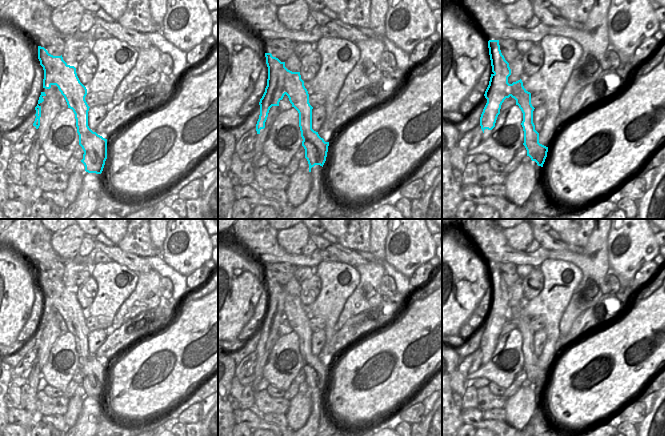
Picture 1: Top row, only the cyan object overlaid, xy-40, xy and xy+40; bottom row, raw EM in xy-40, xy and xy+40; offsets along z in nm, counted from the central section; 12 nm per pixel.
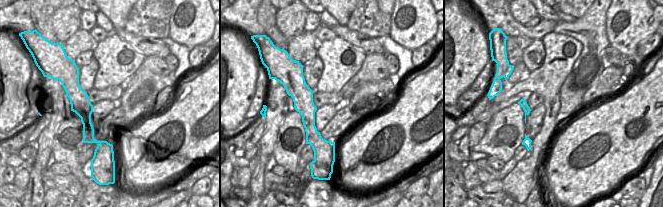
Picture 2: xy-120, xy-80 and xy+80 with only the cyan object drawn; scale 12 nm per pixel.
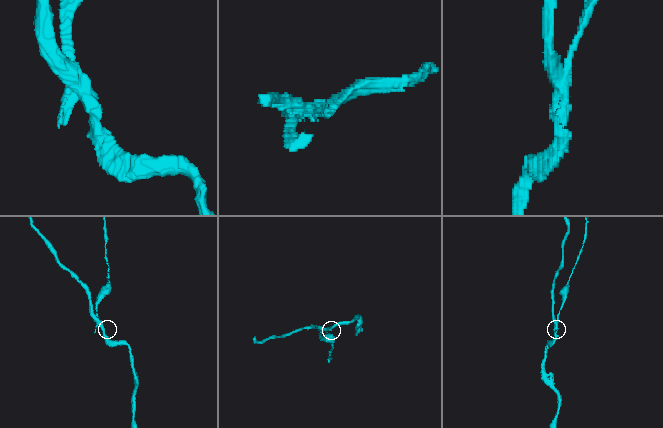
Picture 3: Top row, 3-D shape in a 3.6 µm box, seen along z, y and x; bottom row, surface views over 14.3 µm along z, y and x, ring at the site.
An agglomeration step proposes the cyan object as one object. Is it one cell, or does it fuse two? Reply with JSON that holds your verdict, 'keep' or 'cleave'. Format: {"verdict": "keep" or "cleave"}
{"verdict": "cleave"}

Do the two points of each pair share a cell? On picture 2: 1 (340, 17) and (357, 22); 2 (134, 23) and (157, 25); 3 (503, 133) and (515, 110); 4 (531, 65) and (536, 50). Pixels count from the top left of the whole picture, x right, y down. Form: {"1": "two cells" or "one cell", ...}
{"1": "two cells", "2": "one cell", "3": "one cell", "4": "one cell"}

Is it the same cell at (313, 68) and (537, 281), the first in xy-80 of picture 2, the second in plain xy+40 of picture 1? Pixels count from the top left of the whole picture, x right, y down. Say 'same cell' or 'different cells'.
same cell

